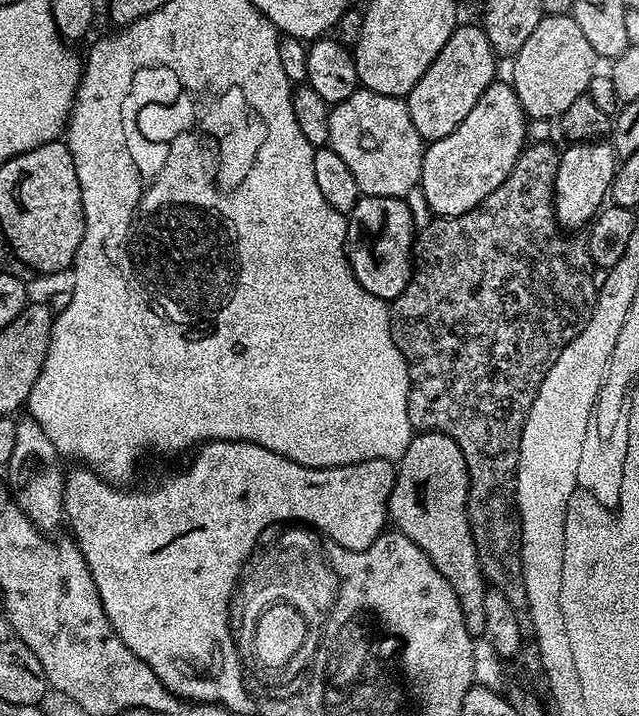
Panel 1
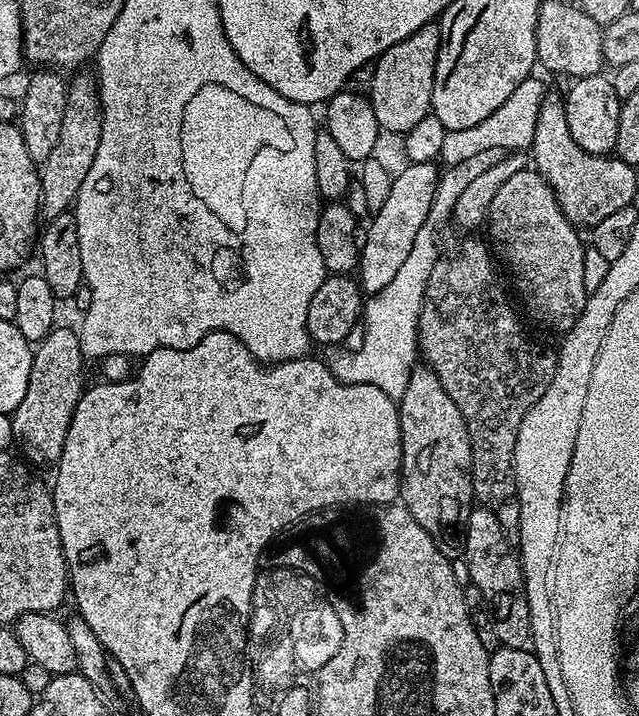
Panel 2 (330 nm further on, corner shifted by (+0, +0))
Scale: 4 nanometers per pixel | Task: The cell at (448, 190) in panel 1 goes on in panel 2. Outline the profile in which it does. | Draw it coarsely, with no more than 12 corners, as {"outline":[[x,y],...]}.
{"outline":[[411,162],[362,232],[361,293],[398,274],[426,222],[437,165]]}

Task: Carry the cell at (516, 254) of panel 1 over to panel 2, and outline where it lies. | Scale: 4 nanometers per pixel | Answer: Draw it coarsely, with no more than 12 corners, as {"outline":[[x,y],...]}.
{"outline":[[489,245],[430,270],[416,335],[462,410],[472,495],[520,530],[514,446],[557,353]]}

